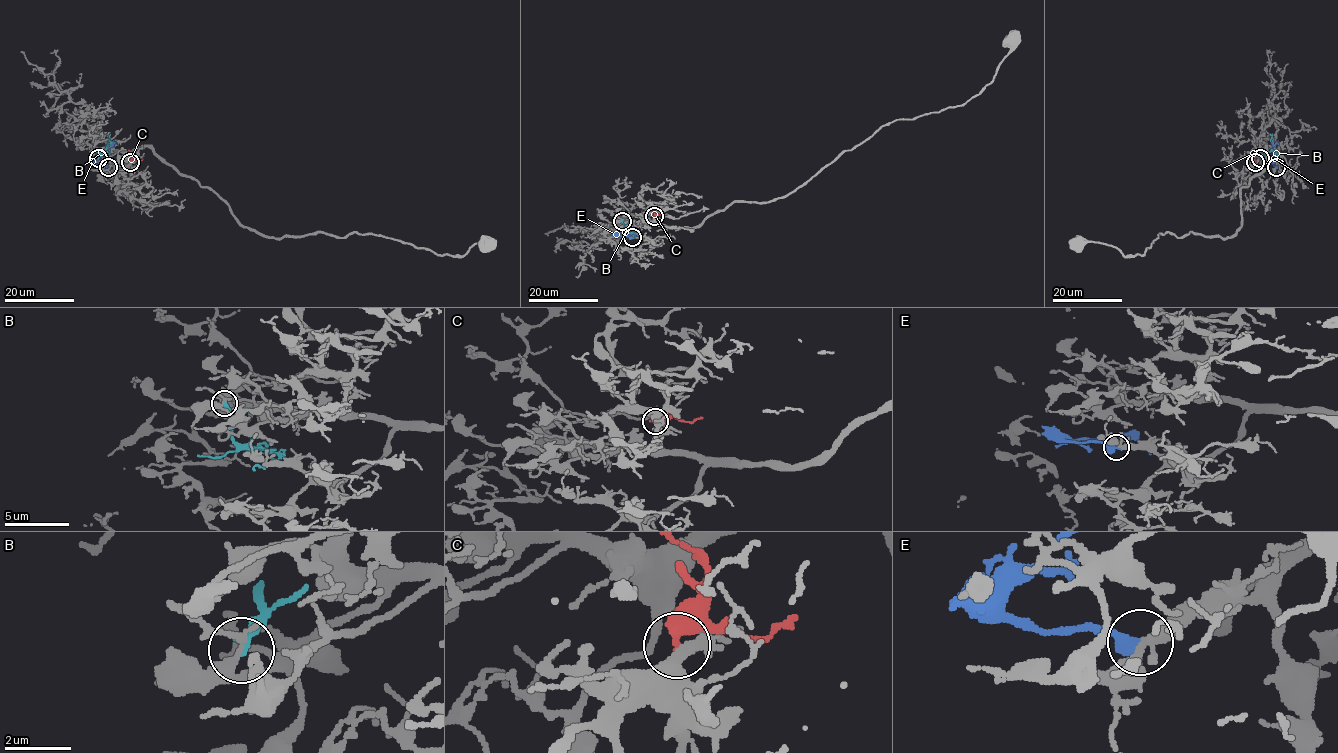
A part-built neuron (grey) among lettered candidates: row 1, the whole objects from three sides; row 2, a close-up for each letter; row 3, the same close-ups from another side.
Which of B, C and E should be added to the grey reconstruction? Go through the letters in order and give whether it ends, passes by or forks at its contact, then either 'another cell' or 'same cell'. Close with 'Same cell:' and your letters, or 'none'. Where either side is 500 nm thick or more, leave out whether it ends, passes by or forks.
B: it ends; another cell
C: it ends; another cell
E: it ends; same cell
Same cell: E

